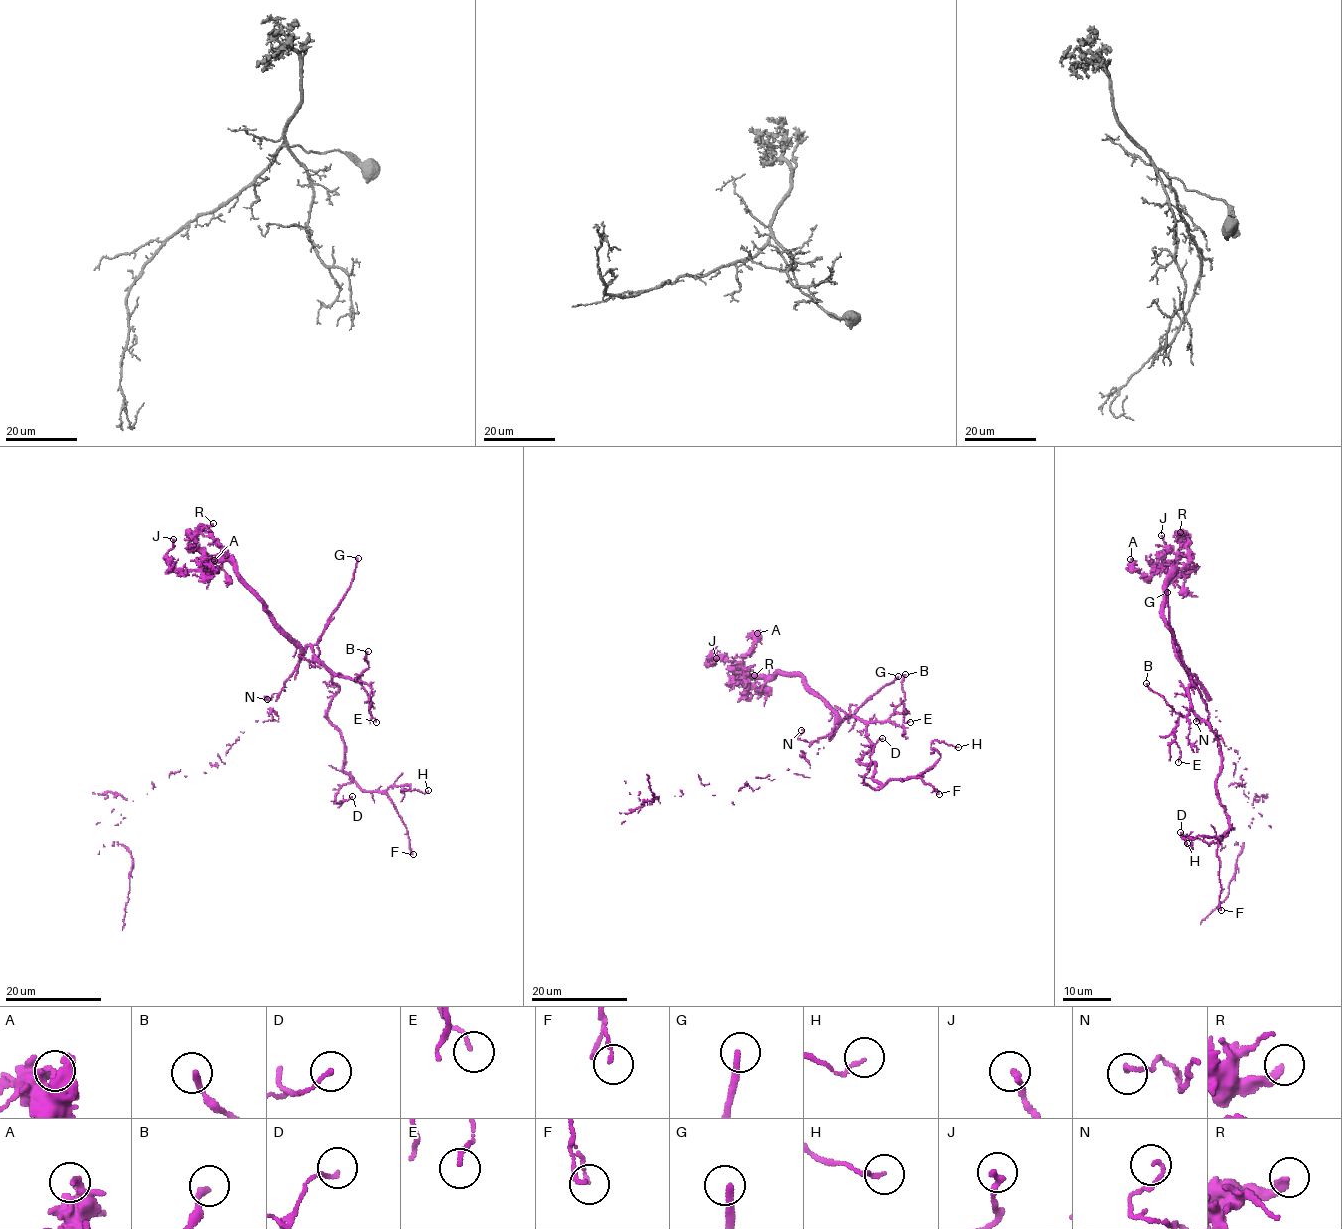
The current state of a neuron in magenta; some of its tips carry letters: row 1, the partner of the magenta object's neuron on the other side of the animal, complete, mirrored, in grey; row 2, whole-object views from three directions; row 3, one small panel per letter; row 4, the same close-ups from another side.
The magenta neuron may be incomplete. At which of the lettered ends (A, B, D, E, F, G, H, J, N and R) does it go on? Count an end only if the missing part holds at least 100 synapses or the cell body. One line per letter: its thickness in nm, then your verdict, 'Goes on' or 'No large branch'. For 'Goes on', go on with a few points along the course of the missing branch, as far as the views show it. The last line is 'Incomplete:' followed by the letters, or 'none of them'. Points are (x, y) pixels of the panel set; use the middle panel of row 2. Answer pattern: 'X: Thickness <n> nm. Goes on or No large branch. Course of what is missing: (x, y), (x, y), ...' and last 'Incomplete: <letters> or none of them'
A: Thickness 220 nm. No large branch
B: Thickness 220 nm. No large branch
D: Thickness 150 nm. No large branch
E: Thickness 140 nm. No large branch
F: Thickness 120 nm. No large branch
G: Thickness 220 nm. Goes on. Course of what is missing: (898, 676), (929, 657), (942, 654), (943, 649)
H: Thickness 130 nm. No large branch
J: Thickness 240 nm. No large branch
N: Thickness 150 nm. No large branch
R: Thickness 280 nm. No large branch
Incomplete: G

